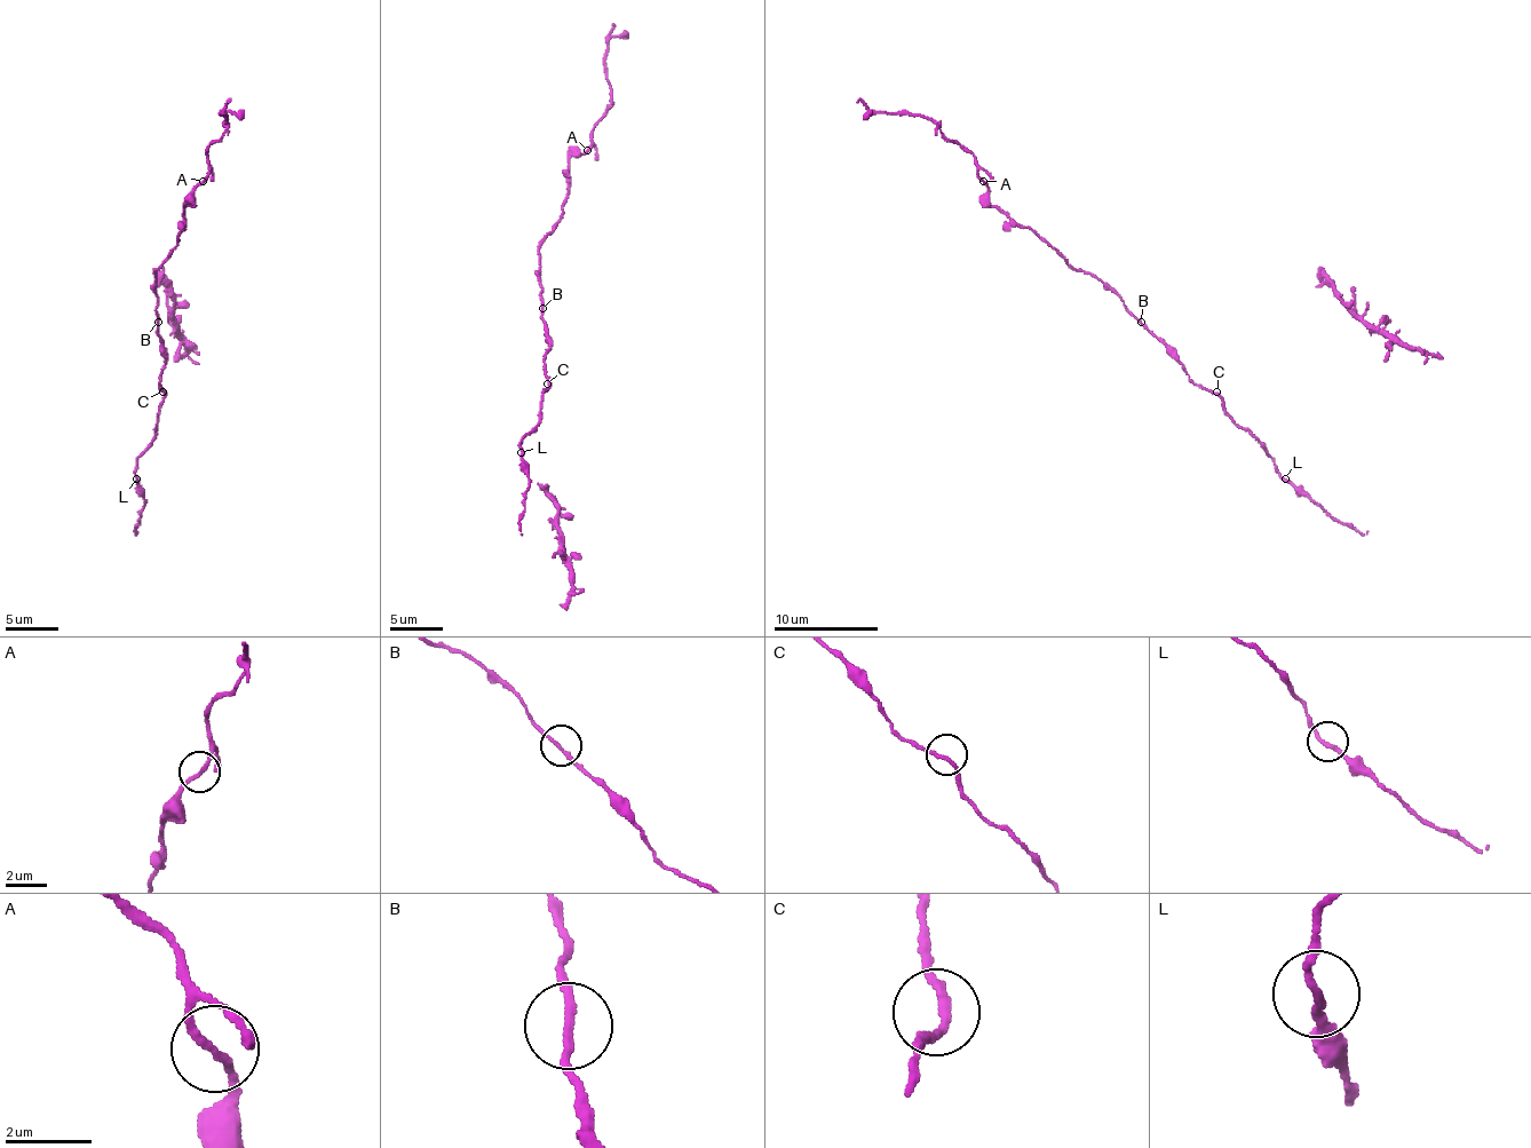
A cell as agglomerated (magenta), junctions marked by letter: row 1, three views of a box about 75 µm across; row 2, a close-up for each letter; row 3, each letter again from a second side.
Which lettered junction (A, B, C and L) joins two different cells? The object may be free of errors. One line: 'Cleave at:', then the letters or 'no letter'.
Cleave at: A

